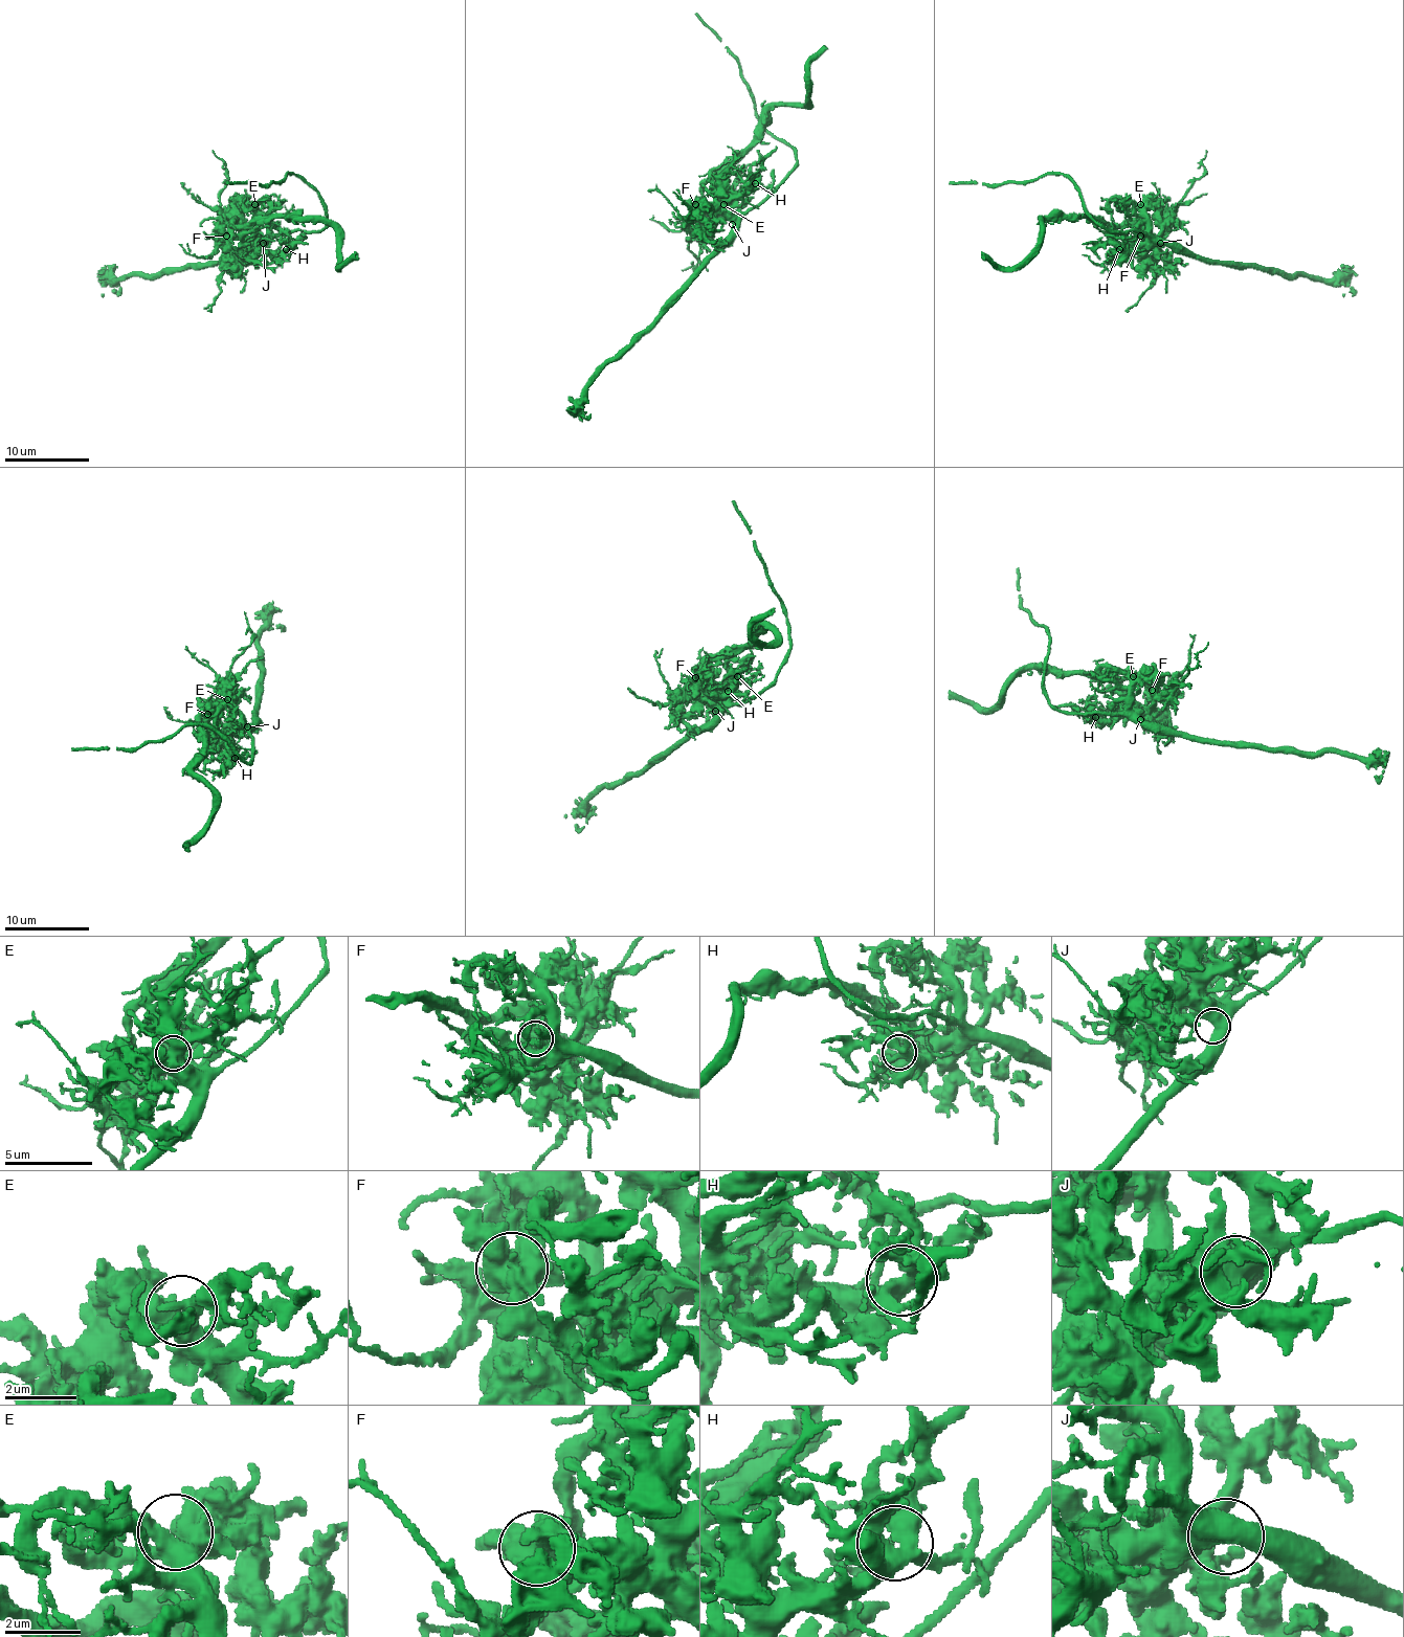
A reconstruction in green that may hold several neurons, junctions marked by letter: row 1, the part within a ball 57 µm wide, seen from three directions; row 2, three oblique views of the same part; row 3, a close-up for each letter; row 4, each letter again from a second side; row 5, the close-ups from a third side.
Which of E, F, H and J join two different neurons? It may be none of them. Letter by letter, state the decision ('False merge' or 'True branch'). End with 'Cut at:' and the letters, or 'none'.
E: True branch
F: False merge
H: True branch
J: True branch
Cut at: F

